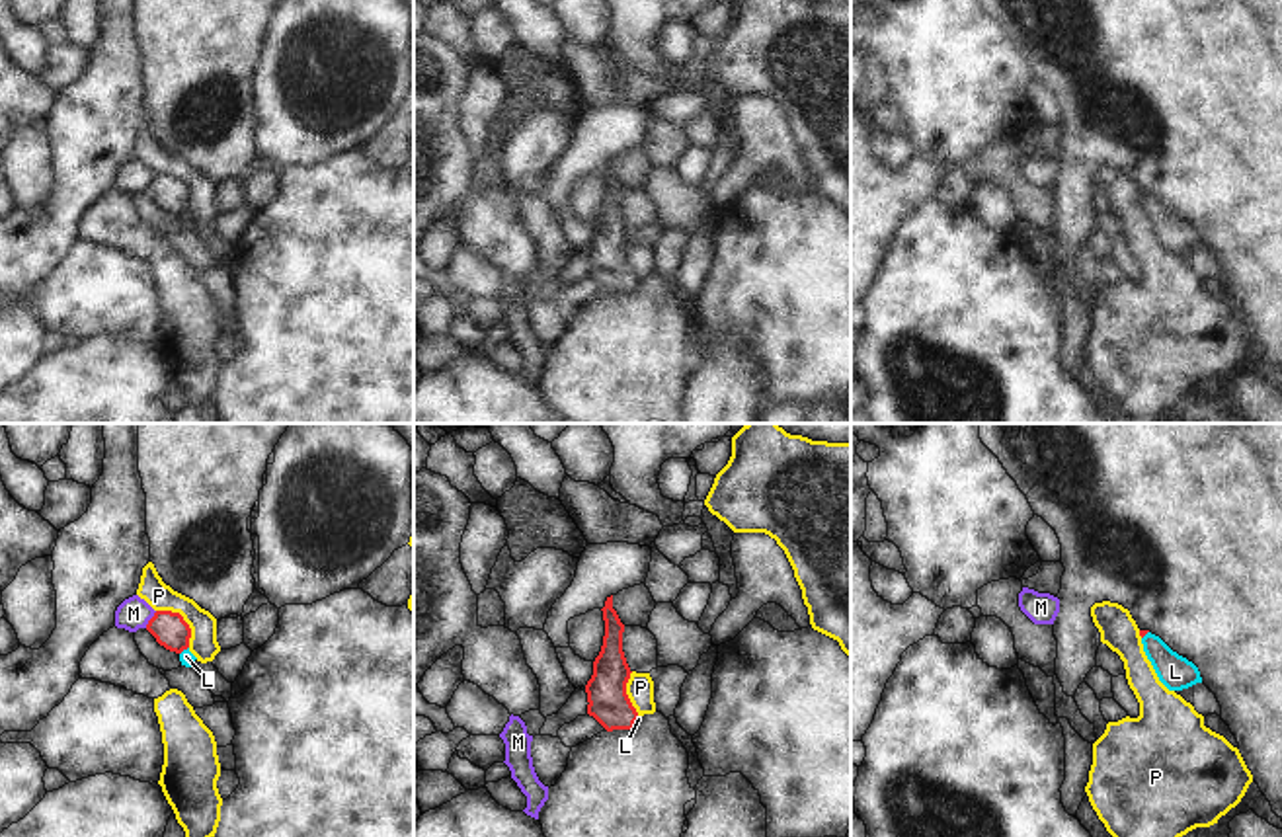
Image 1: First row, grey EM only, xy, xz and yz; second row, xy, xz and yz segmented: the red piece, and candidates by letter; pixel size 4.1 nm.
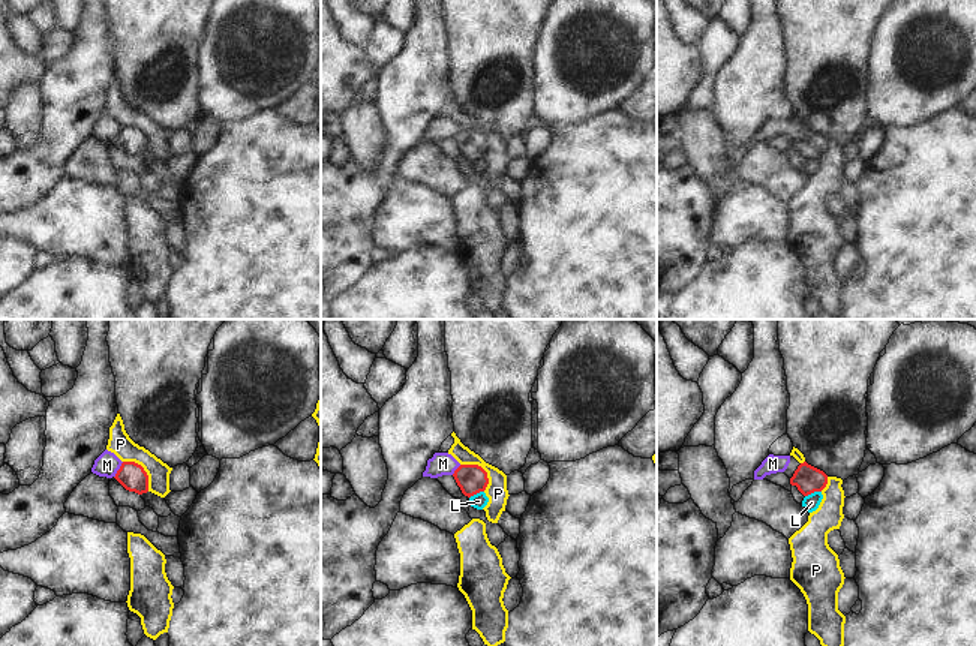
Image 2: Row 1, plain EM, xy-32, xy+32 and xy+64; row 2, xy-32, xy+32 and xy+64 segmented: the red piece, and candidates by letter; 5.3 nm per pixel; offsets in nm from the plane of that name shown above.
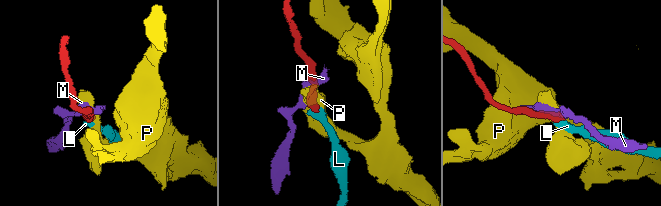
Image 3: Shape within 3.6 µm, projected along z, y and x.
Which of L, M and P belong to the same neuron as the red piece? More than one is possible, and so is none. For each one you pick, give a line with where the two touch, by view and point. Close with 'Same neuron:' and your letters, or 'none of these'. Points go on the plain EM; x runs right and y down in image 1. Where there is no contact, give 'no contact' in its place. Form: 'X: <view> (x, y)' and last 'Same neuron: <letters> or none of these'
L: xy (184, 211)
Same neuron: L

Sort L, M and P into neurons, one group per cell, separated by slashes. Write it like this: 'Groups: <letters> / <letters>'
Groups: L / M / P.

